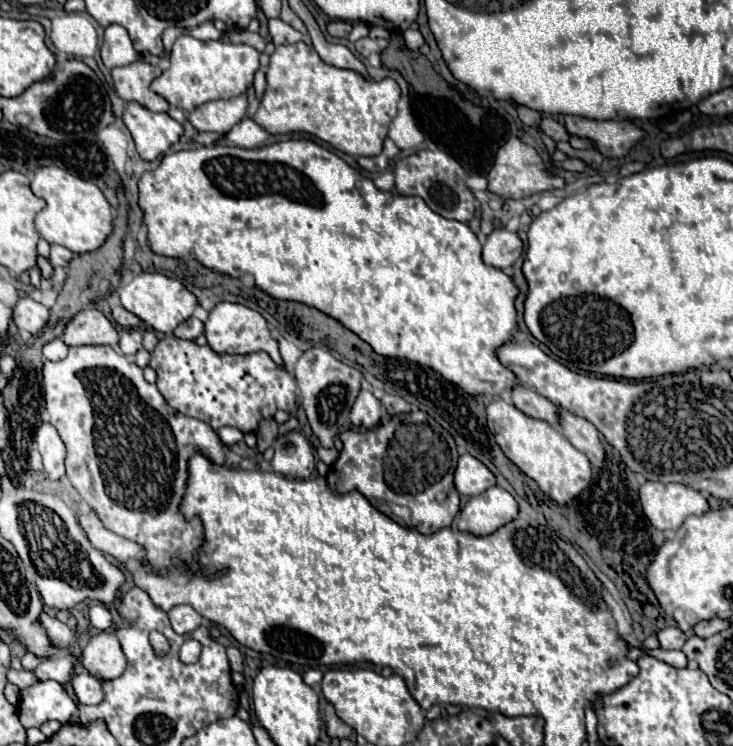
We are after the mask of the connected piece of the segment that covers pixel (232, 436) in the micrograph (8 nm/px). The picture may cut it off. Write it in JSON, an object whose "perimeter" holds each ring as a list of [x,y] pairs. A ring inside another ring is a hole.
{"perimeter":[[[222,427],[222,429],[218,431],[218,435],[220,435],[220,439],[222,439],[226,445],[236,445],[238,441],[244,439],[244,435],[242,435],[238,429],[234,429],[234,427]]]}

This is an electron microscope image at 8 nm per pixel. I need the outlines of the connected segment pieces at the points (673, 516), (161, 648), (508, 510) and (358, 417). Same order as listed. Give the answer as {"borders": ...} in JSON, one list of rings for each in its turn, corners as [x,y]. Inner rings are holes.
{"borders":[[[[646,481],[640,487],[640,503],[644,509],[644,515],[648,517],[648,521],[660,529],[660,531],[676,531],[676,527],[680,527],[680,523],[684,523],[686,517],[690,515],[702,515],[704,511],[708,511],[708,501],[704,495],[700,495],[696,489],[686,487],[682,483],[654,483],[654,481]]],[[[151,632],[149,635],[149,641],[156,651],[156,655],[166,655],[170,645],[168,645],[168,639],[160,632]]],[[[490,487],[484,493],[470,497],[466,507],[456,517],[460,531],[484,537],[492,535],[506,523],[518,517],[518,503],[514,497],[500,487]]],[[[360,391],[352,411],[350,411],[350,421],[354,427],[364,427],[370,429],[374,427],[382,417],[382,405],[380,401],[370,393],[370,391]]]]}

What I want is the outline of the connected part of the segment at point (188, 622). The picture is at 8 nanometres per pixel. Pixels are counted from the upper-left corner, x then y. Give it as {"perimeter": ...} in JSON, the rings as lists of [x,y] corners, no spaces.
{"perimeter":[[[176,605],[172,607],[172,611],[168,611],[170,623],[174,627],[176,633],[184,635],[188,631],[194,631],[200,623],[202,623],[202,615],[196,613],[190,605]]]}

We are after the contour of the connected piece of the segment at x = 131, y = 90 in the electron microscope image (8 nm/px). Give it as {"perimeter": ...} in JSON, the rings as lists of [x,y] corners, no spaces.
{"perimeter":[[[138,59],[126,67],[112,69],[114,89],[118,97],[122,97],[124,101],[136,101],[154,113],[168,111],[168,101],[156,95],[154,91],[150,91],[152,79],[156,79],[160,73],[162,73],[160,67],[148,65]]]}

